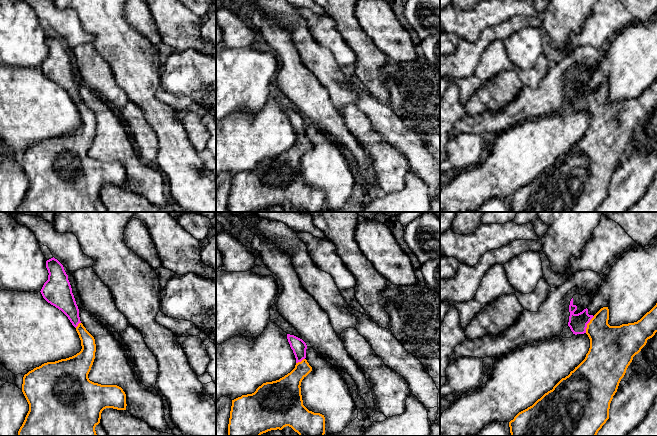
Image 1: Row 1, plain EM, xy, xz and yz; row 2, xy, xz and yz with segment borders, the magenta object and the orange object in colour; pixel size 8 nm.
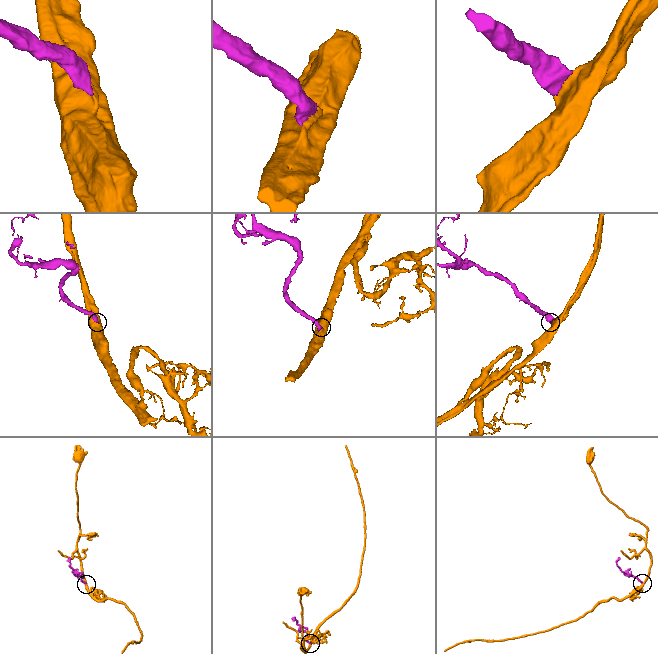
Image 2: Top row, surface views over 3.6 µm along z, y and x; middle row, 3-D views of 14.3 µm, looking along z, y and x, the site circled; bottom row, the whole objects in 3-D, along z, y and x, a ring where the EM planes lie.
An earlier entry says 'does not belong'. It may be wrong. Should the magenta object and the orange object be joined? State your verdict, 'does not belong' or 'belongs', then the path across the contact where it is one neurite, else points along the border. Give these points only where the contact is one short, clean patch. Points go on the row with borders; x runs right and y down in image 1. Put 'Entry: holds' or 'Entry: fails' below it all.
belongs
Entry: fails

